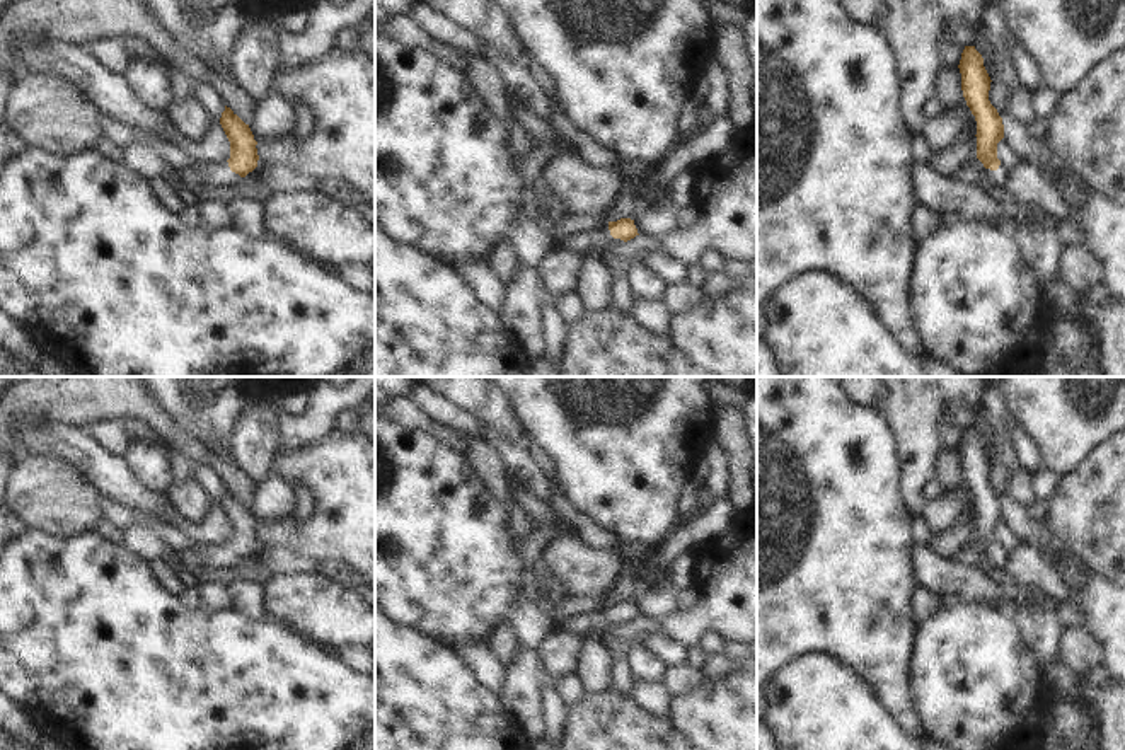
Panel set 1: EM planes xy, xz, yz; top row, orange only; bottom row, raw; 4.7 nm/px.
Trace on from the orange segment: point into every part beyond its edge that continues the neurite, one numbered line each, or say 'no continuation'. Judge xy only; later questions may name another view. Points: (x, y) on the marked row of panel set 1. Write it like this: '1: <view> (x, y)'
1: xy (207, 173)

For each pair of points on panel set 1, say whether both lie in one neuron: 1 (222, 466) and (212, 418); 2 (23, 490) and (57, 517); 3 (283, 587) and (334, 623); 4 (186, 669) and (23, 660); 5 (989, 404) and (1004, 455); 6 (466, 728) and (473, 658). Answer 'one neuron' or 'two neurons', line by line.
1: two neurons
2: one neuron
3: one neuron
4: one neuron
5: one neuron
6: two neurons

